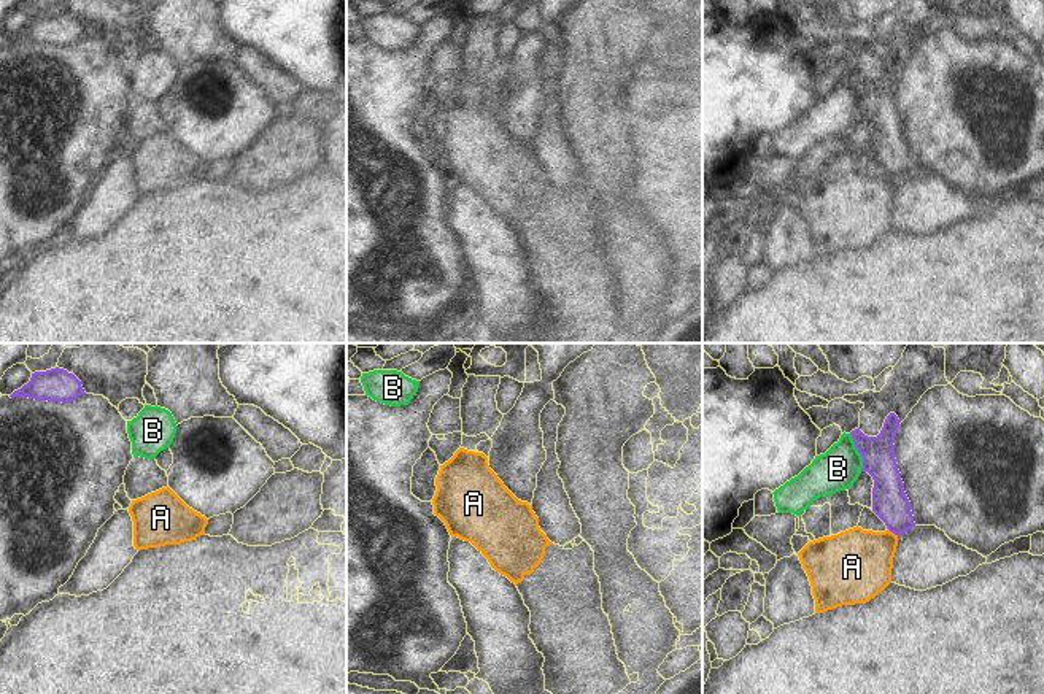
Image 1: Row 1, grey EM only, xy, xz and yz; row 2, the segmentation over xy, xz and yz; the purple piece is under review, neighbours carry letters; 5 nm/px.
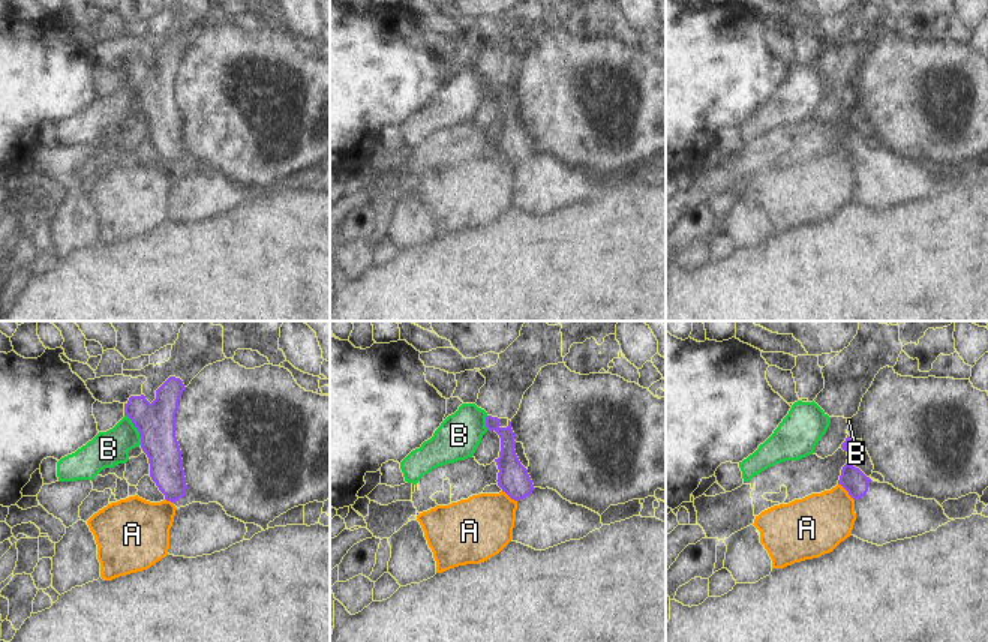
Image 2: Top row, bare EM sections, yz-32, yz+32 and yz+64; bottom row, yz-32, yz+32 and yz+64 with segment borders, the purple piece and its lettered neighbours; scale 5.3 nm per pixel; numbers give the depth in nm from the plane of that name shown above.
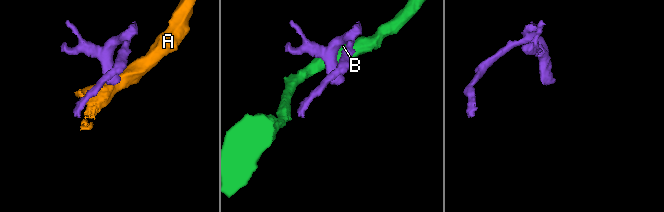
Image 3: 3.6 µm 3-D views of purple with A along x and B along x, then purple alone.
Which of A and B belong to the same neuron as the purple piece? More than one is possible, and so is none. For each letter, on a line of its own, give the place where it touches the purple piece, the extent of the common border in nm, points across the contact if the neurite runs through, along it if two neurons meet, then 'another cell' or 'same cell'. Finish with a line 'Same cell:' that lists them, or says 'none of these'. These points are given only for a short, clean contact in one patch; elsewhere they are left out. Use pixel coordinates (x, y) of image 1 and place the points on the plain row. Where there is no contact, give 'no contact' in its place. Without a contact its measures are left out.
A: yz (893, 177) | 60 nm | along yz (889, 173), (897, 180) | another cell
B: yz (858, 96) | 200 nm | along yz (849, 78), (862, 102), (862, 115) | another cell
Same cell: none of these

